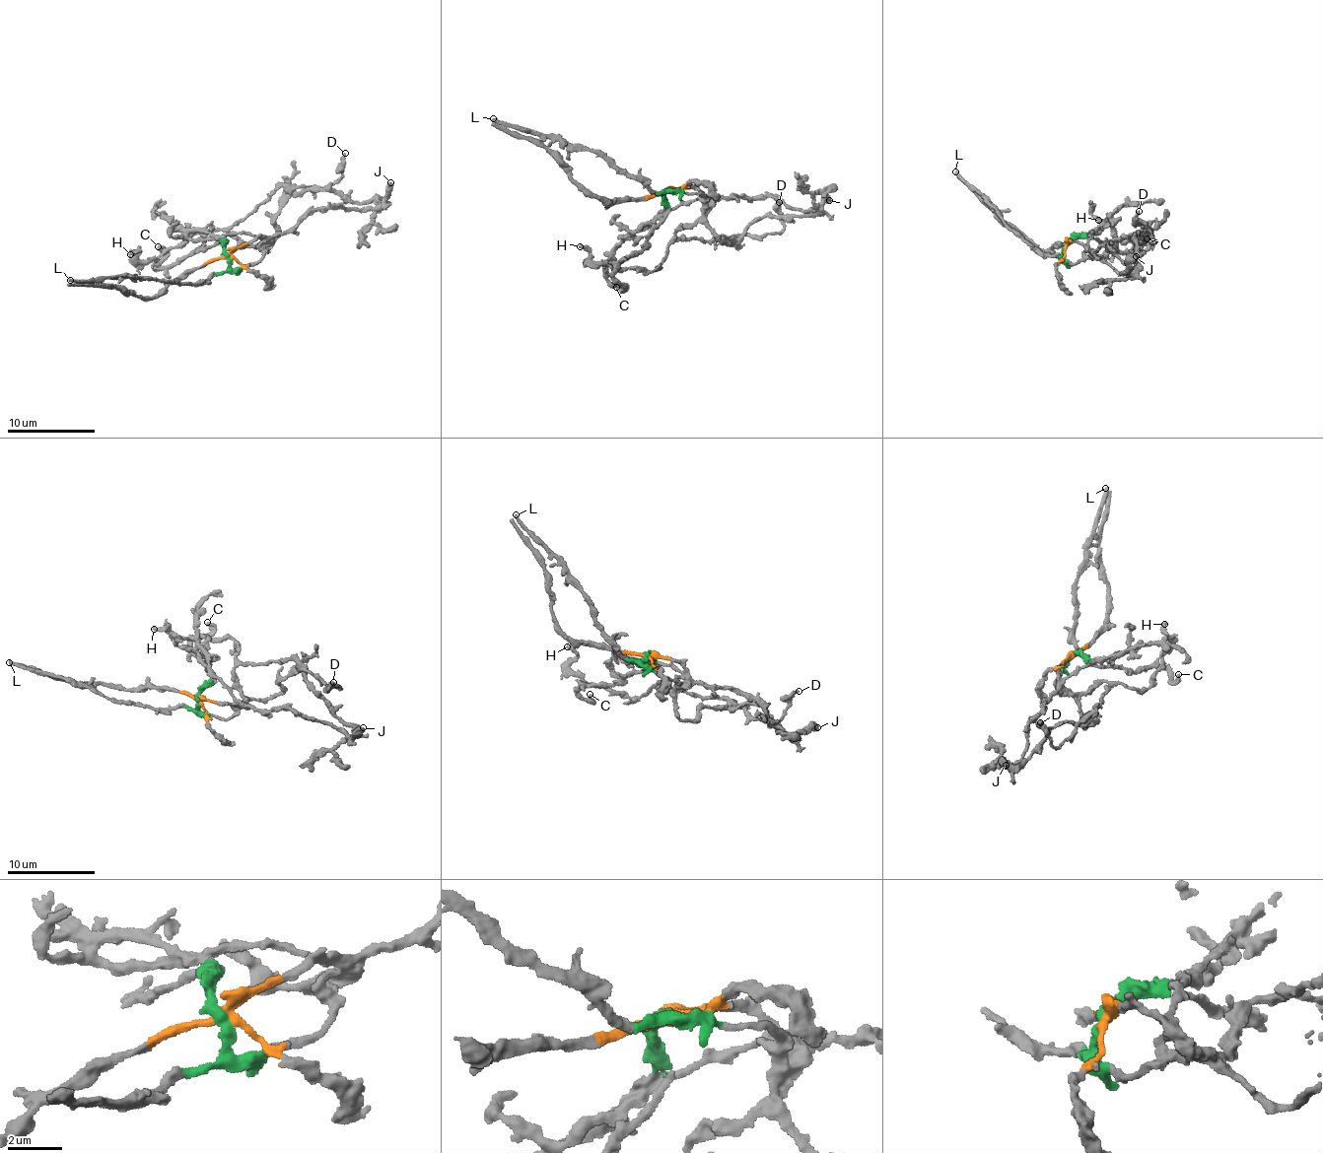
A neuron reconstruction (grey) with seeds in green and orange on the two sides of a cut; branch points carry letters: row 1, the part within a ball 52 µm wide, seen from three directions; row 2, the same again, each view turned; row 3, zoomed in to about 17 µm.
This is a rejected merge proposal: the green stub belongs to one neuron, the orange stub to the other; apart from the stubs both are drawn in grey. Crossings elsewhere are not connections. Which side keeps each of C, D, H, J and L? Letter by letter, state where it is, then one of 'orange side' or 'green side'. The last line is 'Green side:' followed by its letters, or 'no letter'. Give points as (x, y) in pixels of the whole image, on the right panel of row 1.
C: place (1147, 238); green side
D: place (1139, 211); orange side
H: place (1098, 220); orange side
J: place (1136, 256); orange side
L: place (955, 171); green side
Green side: C, L

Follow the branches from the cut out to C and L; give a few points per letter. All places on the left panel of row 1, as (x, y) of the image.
C: (227, 256), (225, 239), (156, 267), (162, 257), (157, 245)
L: (227, 256), (228, 266), (219, 274), (210, 274), (194, 284), (128, 278), (70, 280)

